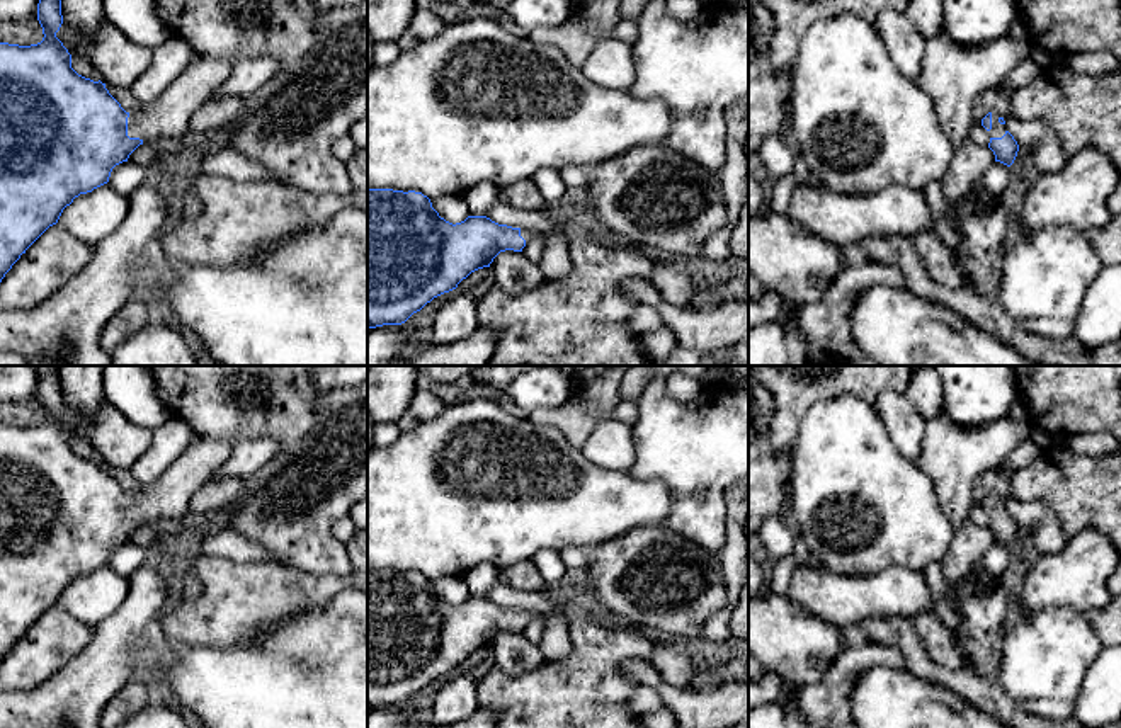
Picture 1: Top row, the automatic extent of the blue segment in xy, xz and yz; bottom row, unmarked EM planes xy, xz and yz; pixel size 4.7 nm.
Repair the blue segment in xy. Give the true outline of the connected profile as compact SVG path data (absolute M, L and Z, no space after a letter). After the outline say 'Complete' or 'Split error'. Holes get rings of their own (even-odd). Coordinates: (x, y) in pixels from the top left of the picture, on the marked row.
M39 0L37 20L44 34L41 43L0 43L0 282L20 255L58 223L75 197L107 184L112 168L128 162L139 145L160 136L191 139L192 114L214 97L235 66L233 60L196 56L155 102L129 114L109 94L105 83L85 78L71 68L71 54L56 37L63 24L61 0Z. Split error

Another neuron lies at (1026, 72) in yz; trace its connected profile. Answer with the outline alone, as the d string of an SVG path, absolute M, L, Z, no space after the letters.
M1033 60L1021 61L1007 77L1005 83L1012 90L1033 83L1041 75L1041 68Z

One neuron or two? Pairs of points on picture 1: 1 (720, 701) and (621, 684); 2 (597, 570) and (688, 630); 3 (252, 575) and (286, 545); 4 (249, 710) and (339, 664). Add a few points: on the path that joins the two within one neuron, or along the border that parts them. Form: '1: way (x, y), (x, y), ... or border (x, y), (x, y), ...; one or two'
1: border (626, 659), (621, 669), (640, 684); two
2: way (620, 572), (631, 574), (665, 608); one
3: border (274, 560), (313, 572); two
4: way (271, 710), (293, 710), (317, 686); one

